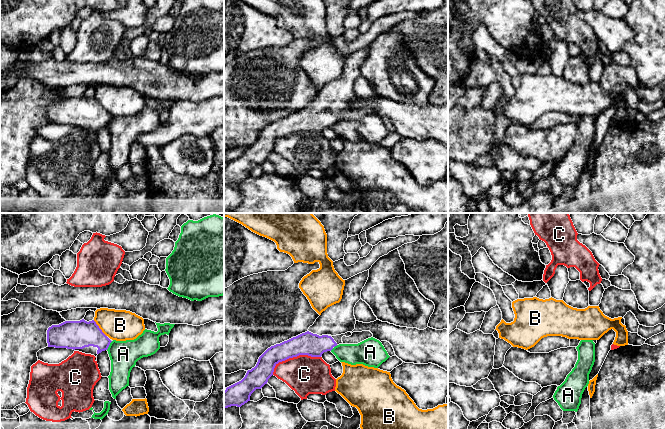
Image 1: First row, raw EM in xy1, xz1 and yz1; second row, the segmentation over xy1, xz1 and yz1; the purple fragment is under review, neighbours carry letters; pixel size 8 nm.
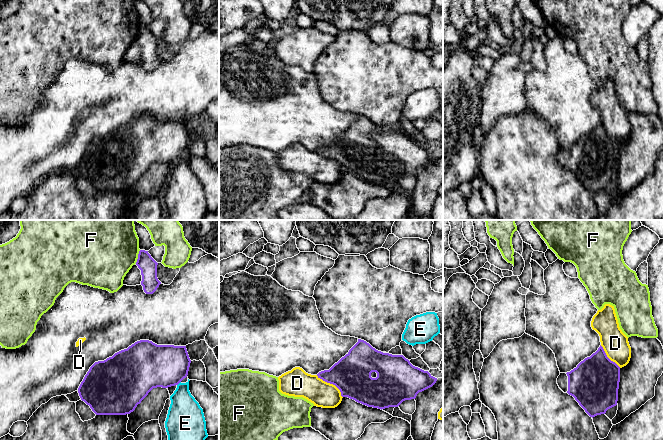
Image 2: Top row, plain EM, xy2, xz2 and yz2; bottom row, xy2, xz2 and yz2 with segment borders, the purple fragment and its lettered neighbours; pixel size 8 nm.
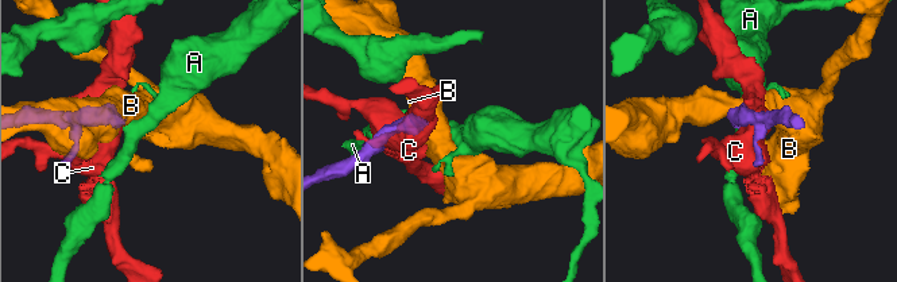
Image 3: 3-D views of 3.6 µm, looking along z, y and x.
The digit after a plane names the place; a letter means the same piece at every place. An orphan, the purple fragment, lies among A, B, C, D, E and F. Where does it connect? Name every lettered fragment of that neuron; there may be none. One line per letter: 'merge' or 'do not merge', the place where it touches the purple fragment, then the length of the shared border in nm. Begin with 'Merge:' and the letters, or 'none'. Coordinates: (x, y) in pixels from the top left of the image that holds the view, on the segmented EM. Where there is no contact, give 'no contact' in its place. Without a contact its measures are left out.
Merge: none
A: do not merge; meets purple in xy1 at (109, 344); contact 90 nm long
B: do not merge; meets purple in xy1 at (99, 328); contact 170 nm long
C: do not merge; meets purple in xz1 at (293, 356); contact 420 nm long
D: do not merge; meets purple in xz2 at (331, 383); contact 280 nm long
E: do not merge; meets purple in xy2 at (179, 382); contact 50 nm long
F: do not merge; meets purple in xy2 at (138, 257); contact 120 nm long

